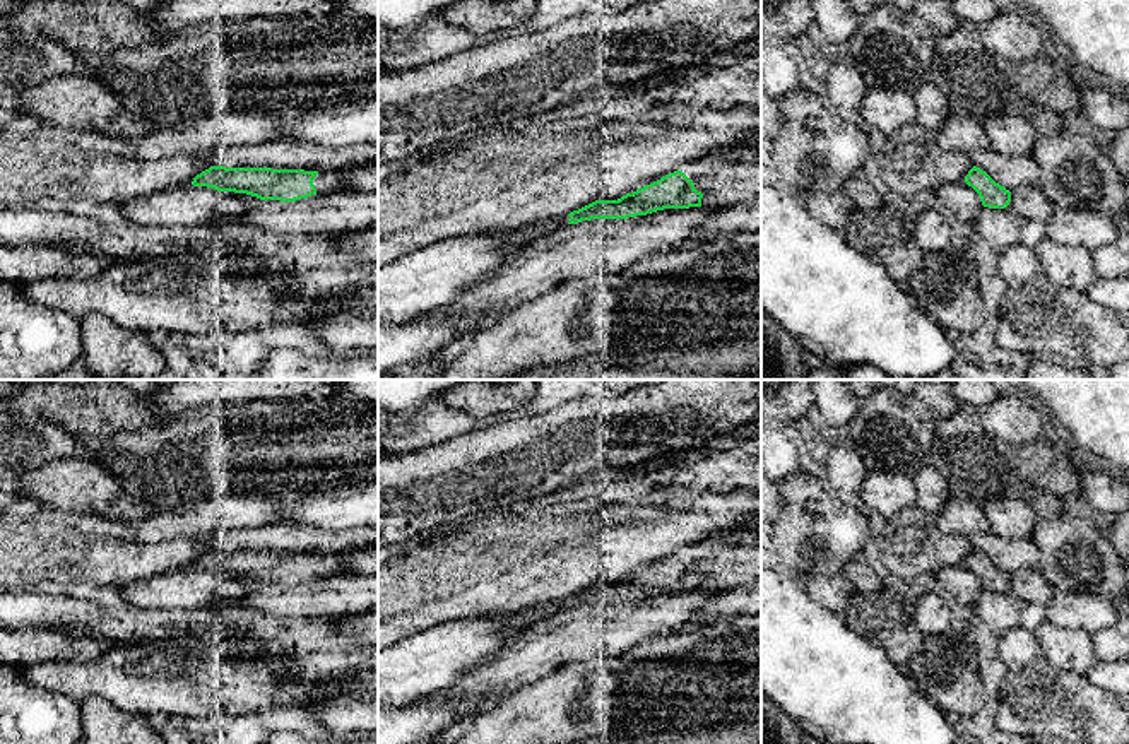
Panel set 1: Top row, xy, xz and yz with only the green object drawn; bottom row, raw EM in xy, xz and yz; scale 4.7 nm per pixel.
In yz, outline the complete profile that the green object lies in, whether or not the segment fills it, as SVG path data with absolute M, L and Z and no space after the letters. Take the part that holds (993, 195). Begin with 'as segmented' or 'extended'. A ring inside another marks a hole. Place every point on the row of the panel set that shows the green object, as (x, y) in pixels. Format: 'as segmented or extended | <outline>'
as segmented | M977 166L968 171L965 183L978 193L984 207L1006 209L1011 202L1011 192L996 183L985 171Z

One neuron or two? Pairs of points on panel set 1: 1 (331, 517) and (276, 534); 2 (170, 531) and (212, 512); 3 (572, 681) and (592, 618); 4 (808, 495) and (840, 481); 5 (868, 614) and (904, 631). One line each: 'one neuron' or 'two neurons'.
1: two neurons
2: one neuron
3: two neurons
4: two neurons
5: one neuron

